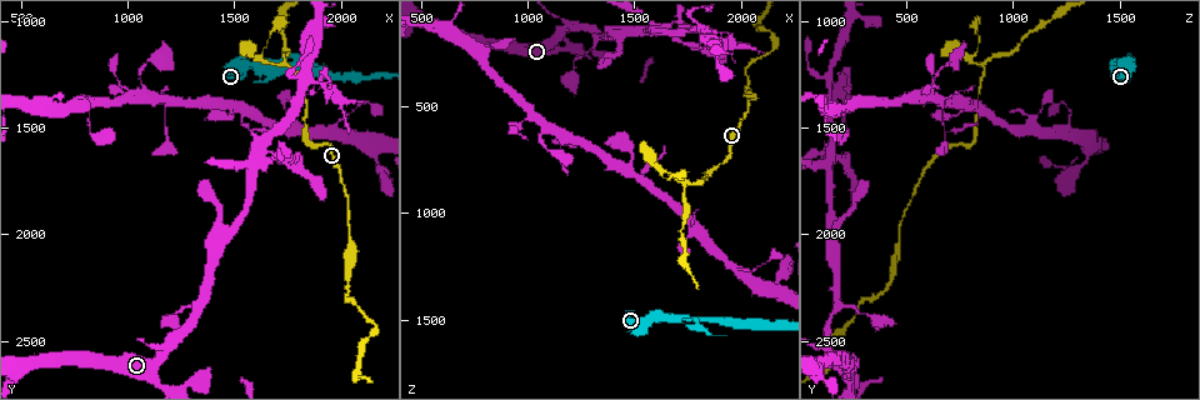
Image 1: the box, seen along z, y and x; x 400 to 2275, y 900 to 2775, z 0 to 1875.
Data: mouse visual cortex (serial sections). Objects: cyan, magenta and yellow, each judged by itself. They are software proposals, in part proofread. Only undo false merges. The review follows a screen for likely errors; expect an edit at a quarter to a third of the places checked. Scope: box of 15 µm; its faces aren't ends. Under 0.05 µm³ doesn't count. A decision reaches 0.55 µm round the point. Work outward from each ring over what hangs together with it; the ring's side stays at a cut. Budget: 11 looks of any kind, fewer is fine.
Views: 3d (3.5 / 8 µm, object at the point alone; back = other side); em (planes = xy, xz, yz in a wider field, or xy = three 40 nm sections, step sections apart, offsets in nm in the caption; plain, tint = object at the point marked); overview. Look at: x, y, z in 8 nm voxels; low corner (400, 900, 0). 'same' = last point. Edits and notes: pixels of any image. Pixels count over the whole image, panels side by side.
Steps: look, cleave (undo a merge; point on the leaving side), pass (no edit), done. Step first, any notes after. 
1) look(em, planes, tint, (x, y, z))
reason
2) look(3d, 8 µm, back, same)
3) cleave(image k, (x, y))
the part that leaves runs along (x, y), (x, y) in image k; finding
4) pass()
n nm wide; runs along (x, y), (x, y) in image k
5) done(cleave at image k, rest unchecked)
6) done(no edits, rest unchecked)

look(3d, 8 µm, (1840, 1570, 810))
sharp bend

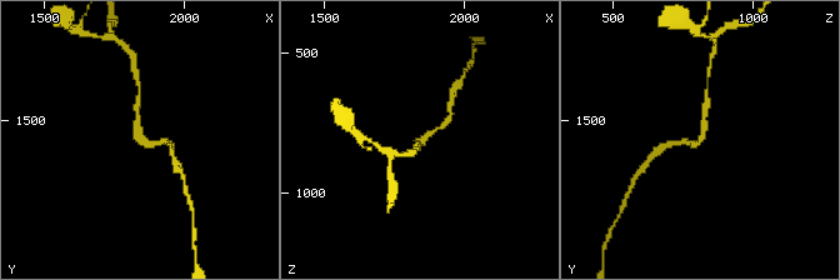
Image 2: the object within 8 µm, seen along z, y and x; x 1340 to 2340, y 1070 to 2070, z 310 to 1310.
look(em, planes, tint, (1850, 1560, 820))

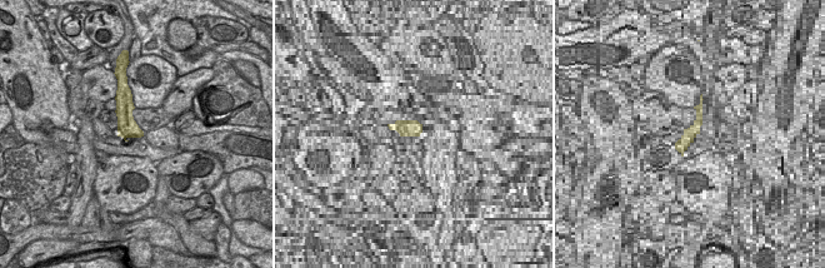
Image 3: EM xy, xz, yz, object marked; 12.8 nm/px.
pass()
260 nm wide; runs along (168, 141), (140, 138), (139, 103) in image 2; all the same cell

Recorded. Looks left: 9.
look(3d, 3.5 µm, (1700, 1220, 1490))
thick turns thin

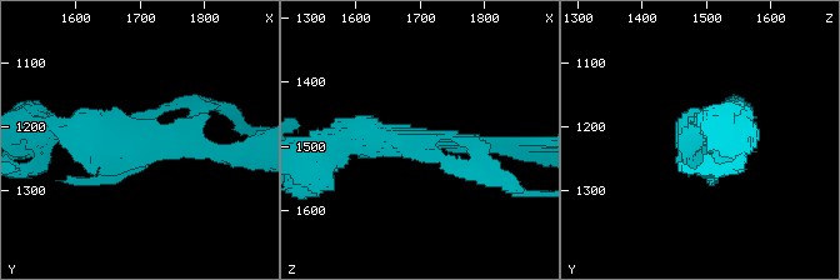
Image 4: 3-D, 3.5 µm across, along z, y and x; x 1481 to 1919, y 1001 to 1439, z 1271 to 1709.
look(em, xy, step 3, tint, (1700, 1230, 1485))
need the tissue

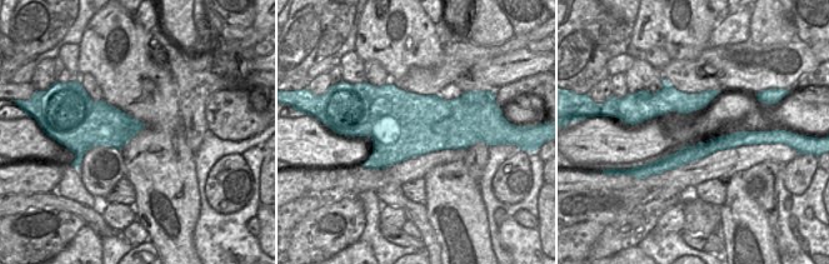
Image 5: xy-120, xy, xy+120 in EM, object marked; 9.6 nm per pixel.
pass()
runs along (63, 129), (224, 155) in image 4; all the same cell

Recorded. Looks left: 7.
look(3d, 3.5 µm, (1760, 1200, 850))
three arms meet

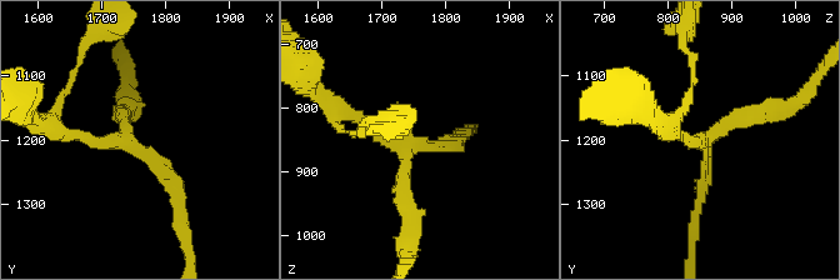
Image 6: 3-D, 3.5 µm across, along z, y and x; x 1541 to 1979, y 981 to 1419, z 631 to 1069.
look(em, planes, tint, (1755, 1205, 865))
3 arms; arms of 150, 150, 200 nm; need the tissue

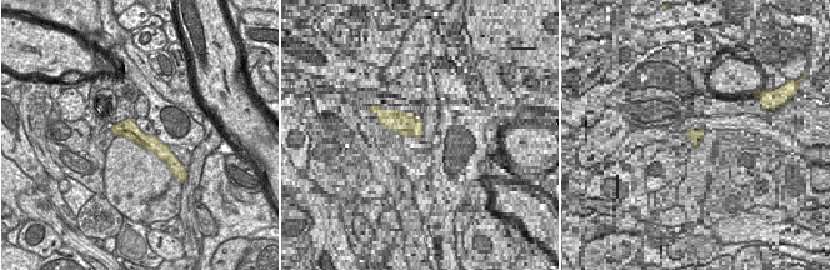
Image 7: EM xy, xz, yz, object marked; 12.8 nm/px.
look(em, xy, step 1, tint, same)
another direction

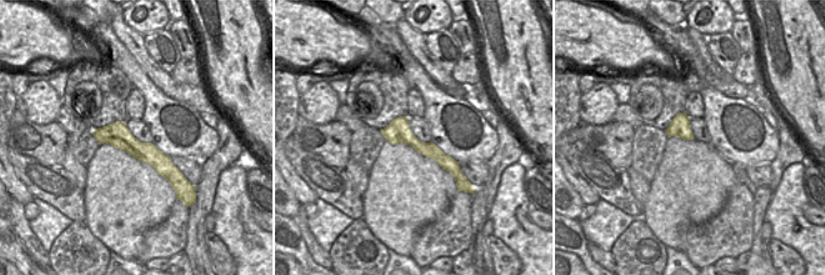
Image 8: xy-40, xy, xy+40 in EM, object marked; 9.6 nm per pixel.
pass()
runs along (96, 133), (116, 134), (175, 173) in image 8; all the same cell

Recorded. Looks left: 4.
look(em, xy, step 3, tint, (1600, 1660, 130))
sudden change in width

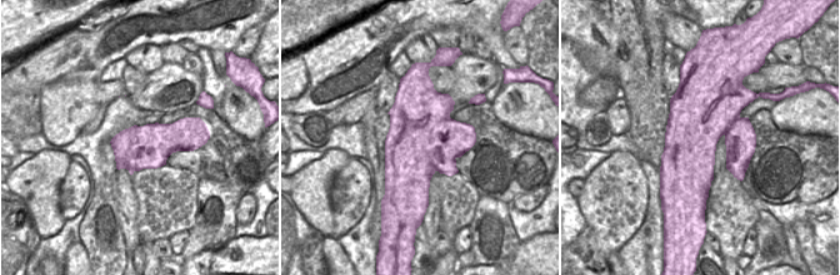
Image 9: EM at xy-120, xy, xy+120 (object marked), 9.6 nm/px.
look(3d, 3.5 µm, same)

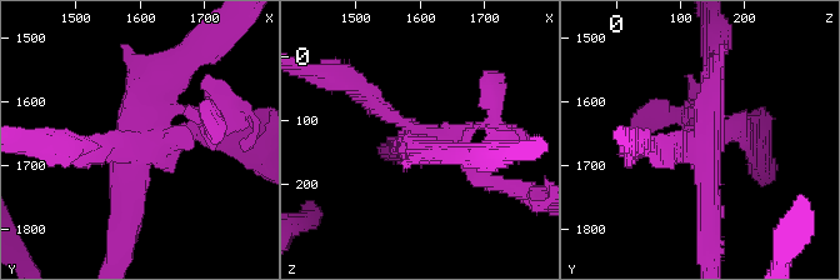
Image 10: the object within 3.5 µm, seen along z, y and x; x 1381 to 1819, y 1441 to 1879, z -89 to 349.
cleave(image 10, (371, 96))
two cells meet here

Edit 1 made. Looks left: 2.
done(cleave at image 10, rest unchecked)

